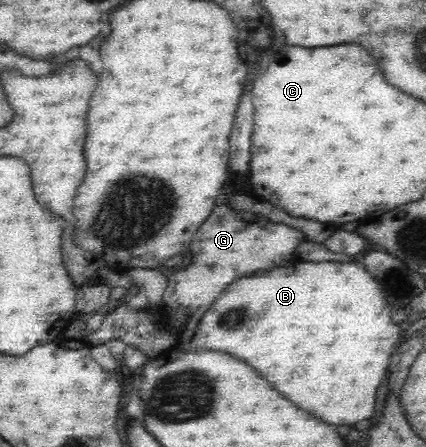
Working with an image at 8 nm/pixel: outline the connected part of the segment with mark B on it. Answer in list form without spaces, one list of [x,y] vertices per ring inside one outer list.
[[[305,262],[297,268],[275,268],[267,276],[231,284],[231,292],[223,292],[204,314],[185,351],[211,349],[233,354],[255,368],[295,406],[325,416],[321,420],[333,426],[355,424],[375,416],[375,392],[385,376],[389,356],[403,335],[399,324],[391,326],[379,320],[386,304],[379,284],[358,262]]]

